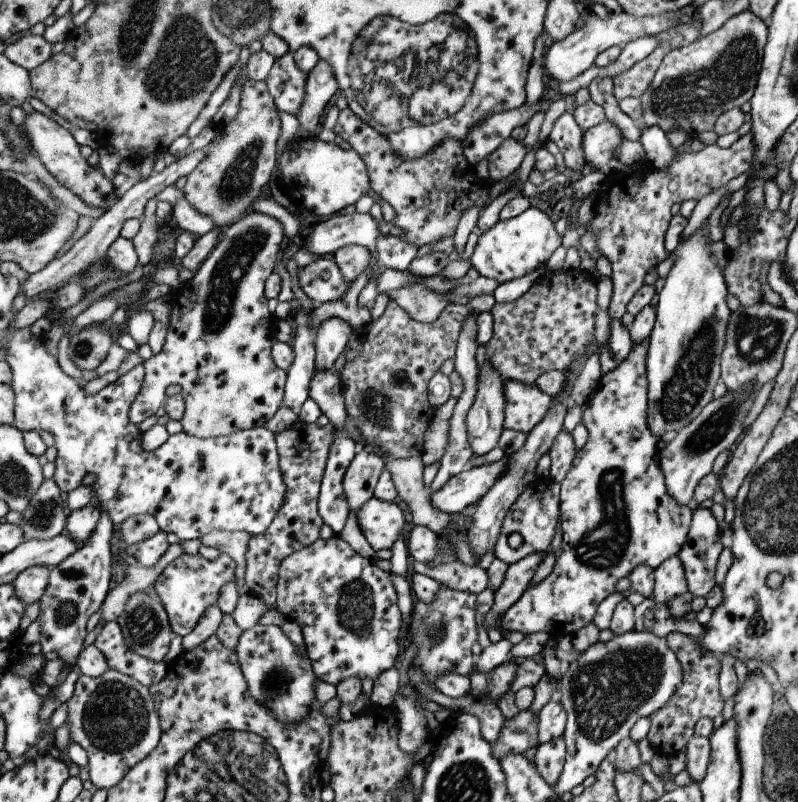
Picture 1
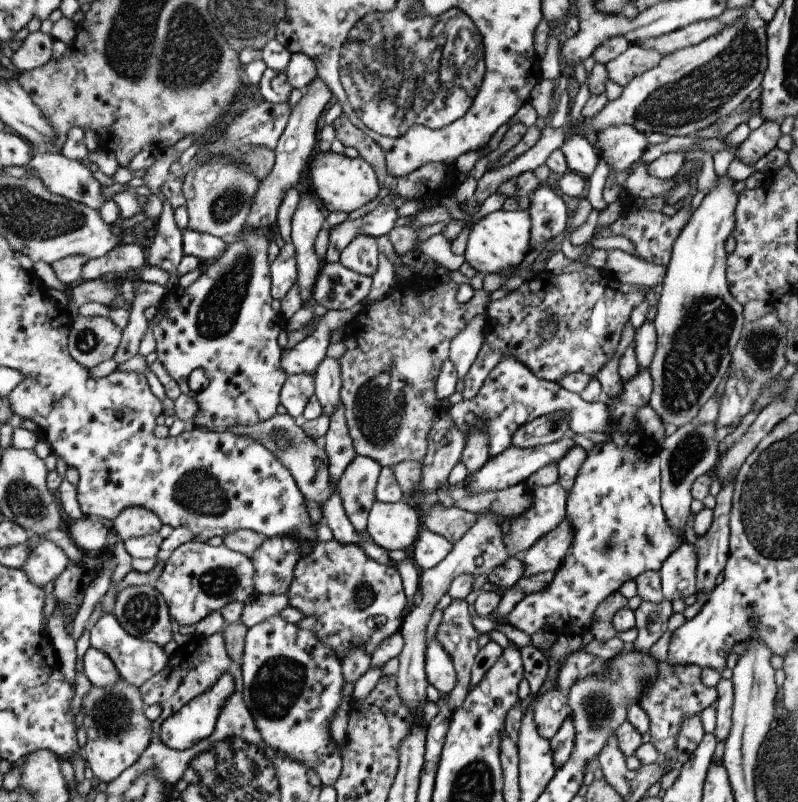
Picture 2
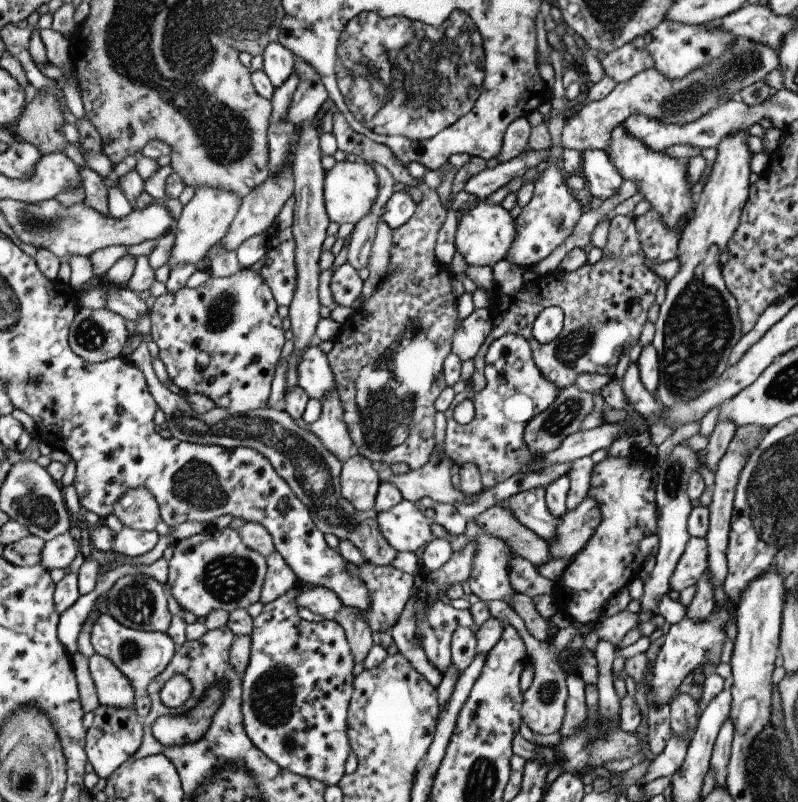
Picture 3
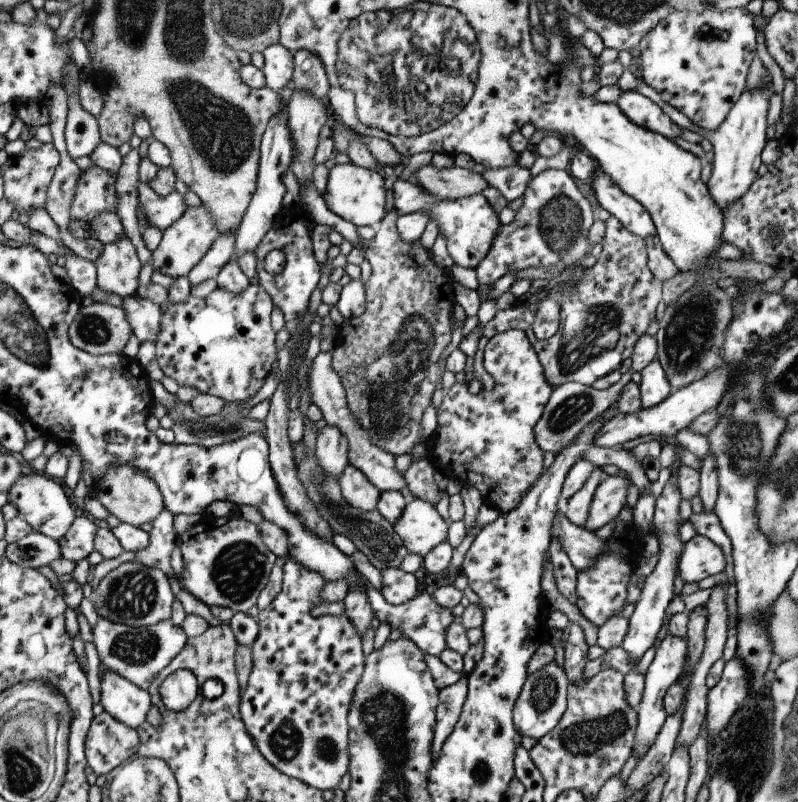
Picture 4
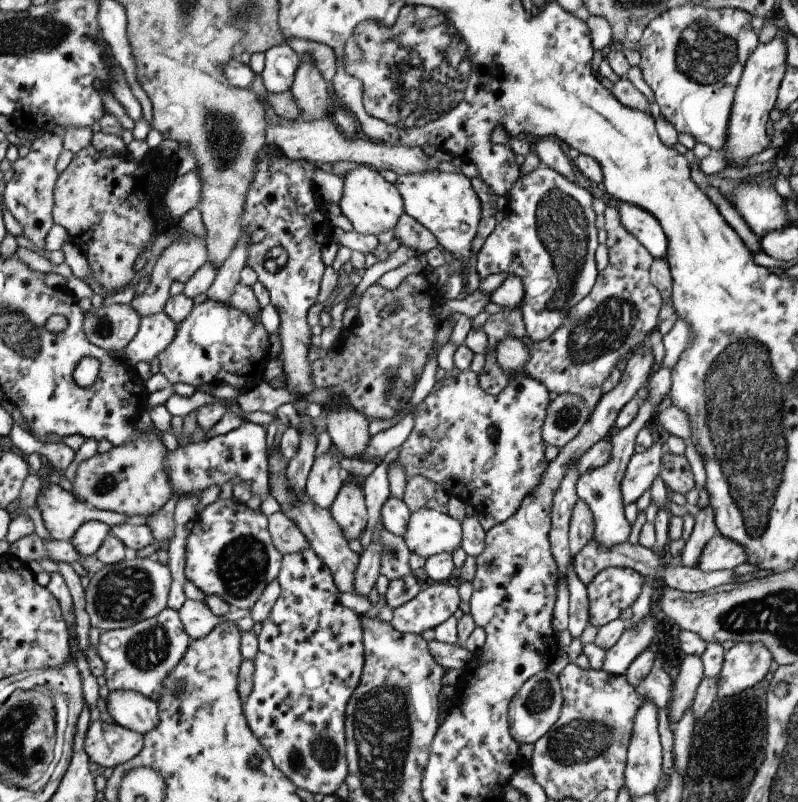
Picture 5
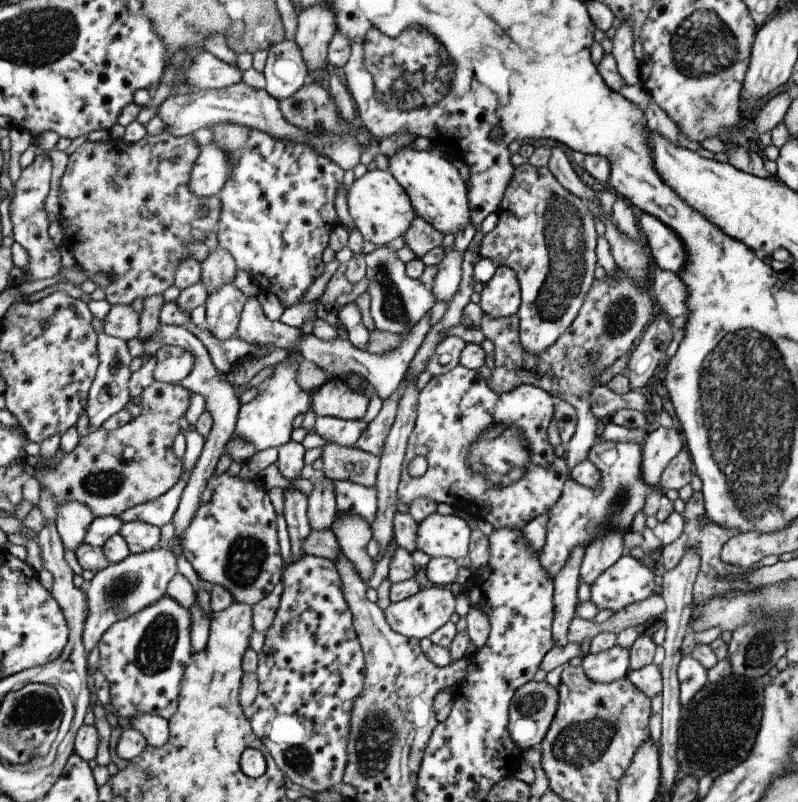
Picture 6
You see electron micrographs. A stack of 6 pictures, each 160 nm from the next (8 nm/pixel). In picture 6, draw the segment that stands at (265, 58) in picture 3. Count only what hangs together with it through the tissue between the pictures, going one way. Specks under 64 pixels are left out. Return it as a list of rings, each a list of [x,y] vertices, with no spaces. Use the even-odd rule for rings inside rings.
[[[294,41],[273,43],[266,50],[262,74],[265,79],[264,90],[276,101],[291,96],[310,82],[299,47]]]

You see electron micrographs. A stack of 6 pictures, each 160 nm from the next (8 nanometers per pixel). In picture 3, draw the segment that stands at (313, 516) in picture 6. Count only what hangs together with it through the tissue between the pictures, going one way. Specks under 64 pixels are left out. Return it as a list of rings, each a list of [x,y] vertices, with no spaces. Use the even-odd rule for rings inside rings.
[[[331,390],[321,400],[319,418],[305,426],[340,463],[349,459],[354,451],[353,442],[349,438],[347,426],[342,420],[342,408],[337,392]]]

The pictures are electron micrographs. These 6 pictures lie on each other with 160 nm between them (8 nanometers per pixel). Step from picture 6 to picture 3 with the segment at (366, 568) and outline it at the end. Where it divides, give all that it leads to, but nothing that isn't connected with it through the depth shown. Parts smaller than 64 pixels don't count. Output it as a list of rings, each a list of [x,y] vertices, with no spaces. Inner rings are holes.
[[[356,453],[341,463],[339,494],[353,506],[354,510],[372,510],[378,488],[376,467]]]

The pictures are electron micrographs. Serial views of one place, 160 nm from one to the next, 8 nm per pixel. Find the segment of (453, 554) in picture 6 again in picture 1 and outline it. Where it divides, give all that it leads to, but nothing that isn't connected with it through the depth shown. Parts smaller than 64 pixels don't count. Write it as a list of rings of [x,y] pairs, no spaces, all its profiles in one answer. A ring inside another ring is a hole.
[[[368,498],[355,511],[356,523],[360,533],[369,546],[377,552],[390,548],[399,533],[406,534],[409,524],[403,519],[401,510],[393,501]]]

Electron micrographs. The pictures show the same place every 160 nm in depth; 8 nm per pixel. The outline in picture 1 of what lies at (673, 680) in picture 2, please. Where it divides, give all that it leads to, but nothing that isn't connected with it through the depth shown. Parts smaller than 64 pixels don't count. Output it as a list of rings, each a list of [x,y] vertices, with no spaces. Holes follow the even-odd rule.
[[[672,632],[665,638],[667,646],[678,654],[682,681],[667,704],[648,716],[650,725],[646,739],[657,754],[668,759],[686,746],[697,720],[701,717],[713,718],[721,711],[723,700],[718,689],[718,658],[712,655],[711,651],[704,649],[695,637]]]

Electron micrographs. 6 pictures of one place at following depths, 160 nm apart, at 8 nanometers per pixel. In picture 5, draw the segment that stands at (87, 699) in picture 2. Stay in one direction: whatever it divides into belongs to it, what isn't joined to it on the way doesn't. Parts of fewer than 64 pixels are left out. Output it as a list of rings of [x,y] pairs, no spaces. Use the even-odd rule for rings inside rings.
[[[97,719],[87,727],[83,748],[89,762],[104,768],[113,768],[132,759],[142,747],[142,735],[111,723]]]

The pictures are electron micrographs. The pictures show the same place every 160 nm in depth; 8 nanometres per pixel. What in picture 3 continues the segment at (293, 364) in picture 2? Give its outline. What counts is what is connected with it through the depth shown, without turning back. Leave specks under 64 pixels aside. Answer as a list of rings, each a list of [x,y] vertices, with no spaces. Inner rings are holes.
[[[316,340],[303,350],[303,356],[297,362],[295,372],[297,385],[311,399],[321,402],[327,392],[336,390],[335,378],[327,363],[326,354],[317,348]]]

